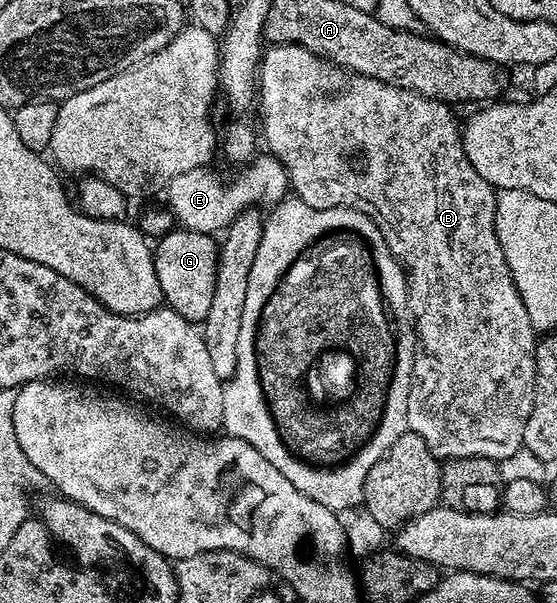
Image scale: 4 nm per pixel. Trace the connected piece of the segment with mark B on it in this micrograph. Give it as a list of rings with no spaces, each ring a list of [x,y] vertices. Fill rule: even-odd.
[[[277,43],[269,46],[267,50],[261,54],[260,65],[258,68],[258,111],[260,107],[260,123],[264,126],[264,135],[262,131],[262,143],[266,146],[267,154],[273,155],[280,164],[286,169],[288,181],[291,190],[294,192],[295,198],[300,199],[306,205],[318,207],[321,205],[331,205],[333,207],[349,207],[355,211],[361,211],[362,214],[368,215],[374,221],[374,225],[378,225],[378,229],[382,229],[382,233],[386,237],[386,245],[390,249],[390,253],[398,262],[404,266],[404,270],[408,277],[408,304],[410,305],[410,313],[414,317],[416,329],[416,360],[414,361],[414,369],[412,370],[412,380],[410,381],[410,406],[406,408],[408,414],[408,429],[414,433],[418,433],[418,437],[422,437],[422,441],[426,441],[426,445],[430,449],[430,453],[434,453],[436,458],[441,461],[449,459],[465,459],[466,457],[486,457],[487,459],[495,459],[497,461],[508,458],[518,452],[524,446],[524,430],[526,429],[526,421],[530,417],[530,409],[534,405],[534,373],[536,372],[536,345],[538,342],[538,332],[532,326],[530,321],[530,313],[526,313],[526,305],[522,301],[522,297],[518,293],[518,289],[514,285],[514,277],[510,273],[510,269],[506,265],[506,257],[502,253],[502,245],[496,236],[496,197],[497,188],[485,181],[482,177],[478,177],[478,173],[474,169],[474,165],[470,165],[470,161],[464,152],[464,141],[462,138],[462,127],[452,116],[453,108],[447,102],[441,101],[431,95],[420,95],[416,91],[410,91],[407,87],[397,87],[395,83],[383,83],[377,79],[366,79],[363,77],[348,77],[343,81],[340,77],[341,72],[334,69],[333,64],[319,59],[318,56],[312,55],[306,49],[301,47],[290,47],[284,43]]]

